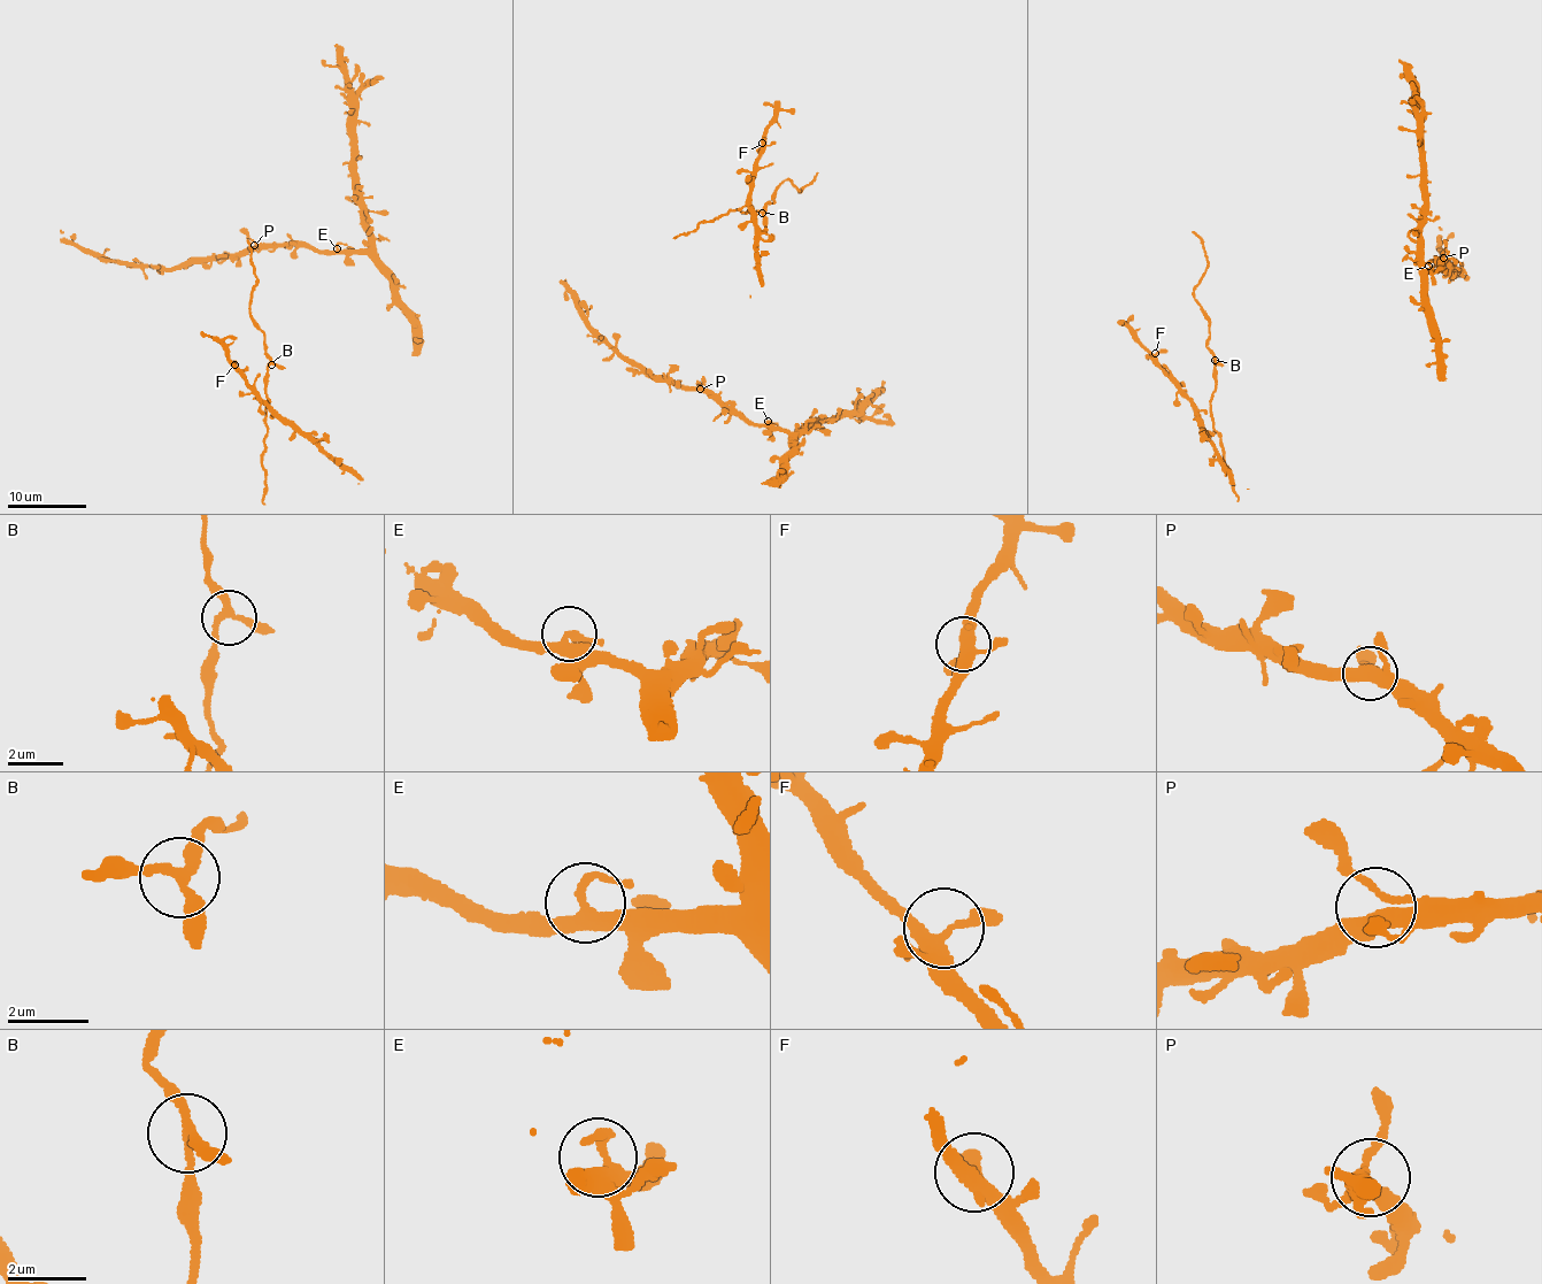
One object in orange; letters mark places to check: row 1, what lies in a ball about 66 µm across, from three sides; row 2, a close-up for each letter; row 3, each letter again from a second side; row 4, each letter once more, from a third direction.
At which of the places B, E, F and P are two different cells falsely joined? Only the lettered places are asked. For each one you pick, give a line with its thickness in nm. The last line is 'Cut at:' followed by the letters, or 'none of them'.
Cut at: none of them

